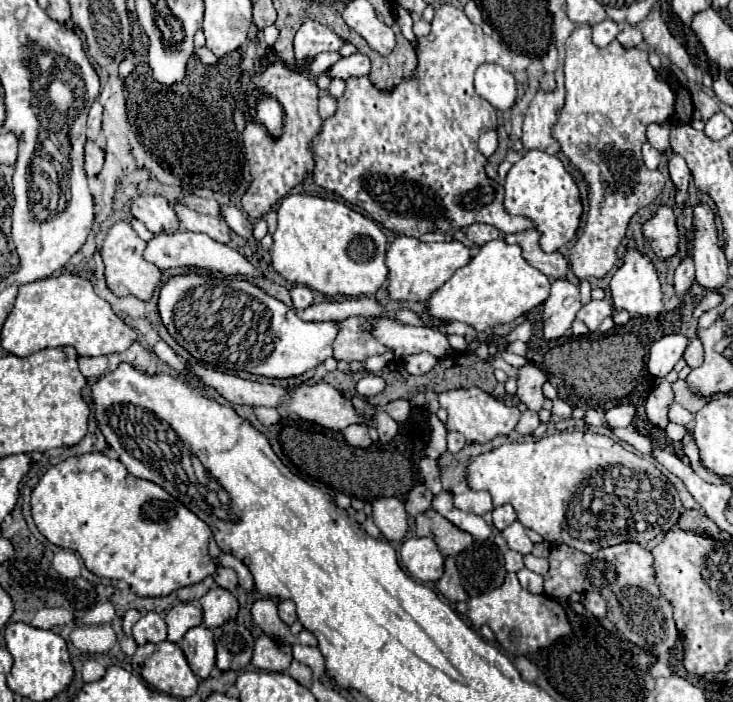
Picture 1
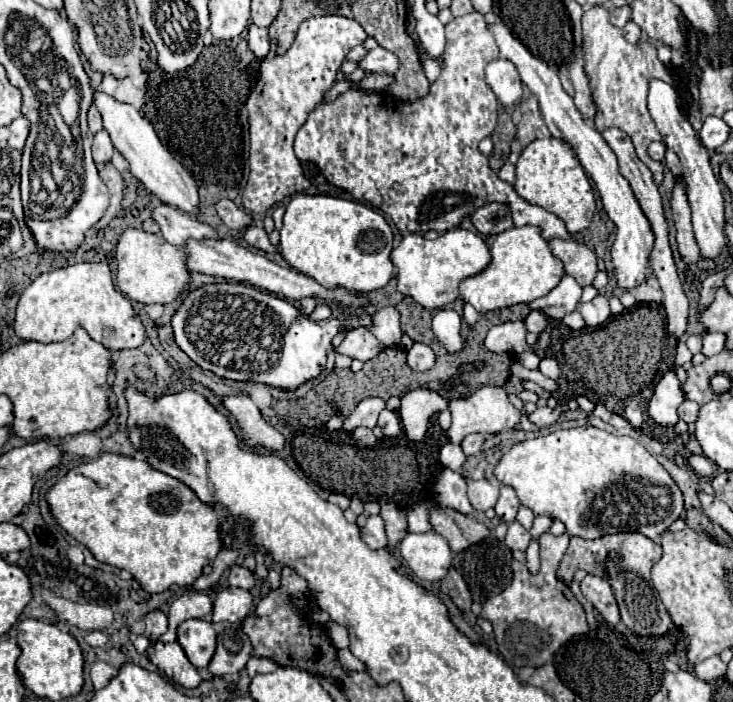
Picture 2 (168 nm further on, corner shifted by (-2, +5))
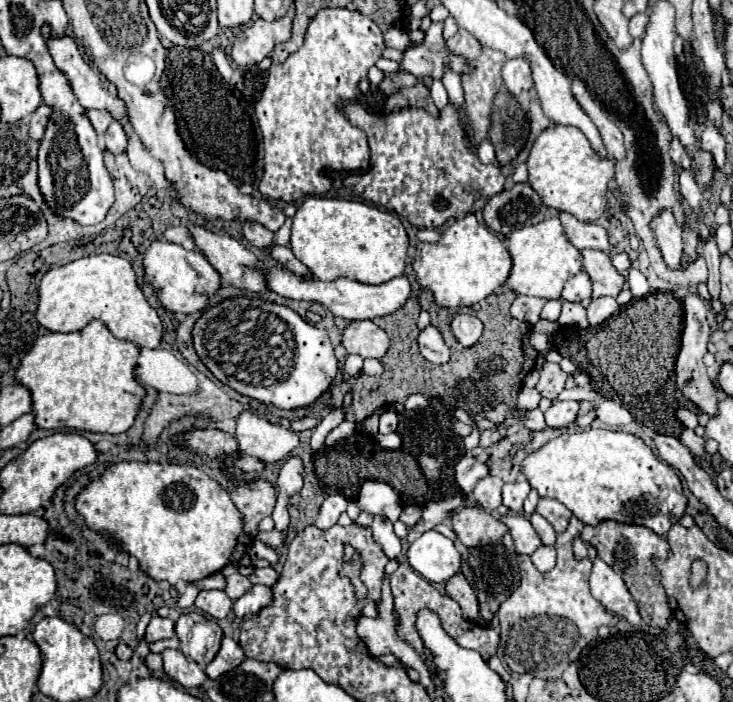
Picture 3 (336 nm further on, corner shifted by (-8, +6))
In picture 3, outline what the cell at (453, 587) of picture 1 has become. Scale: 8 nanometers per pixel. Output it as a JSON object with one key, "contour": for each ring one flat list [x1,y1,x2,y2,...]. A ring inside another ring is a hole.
{"contour":[[456,573,454,577,448,579,446,583,446,595,452,597,460,607,462,607,462,613,468,621,478,621,480,617,480,611,478,611,478,599,476,599,476,593,474,589,470,587,470,583,466,581,466,577,462,573]]}

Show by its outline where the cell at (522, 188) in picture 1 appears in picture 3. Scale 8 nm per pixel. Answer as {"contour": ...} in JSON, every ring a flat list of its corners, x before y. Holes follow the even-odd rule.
{"contour":[[554,125,538,135,528,155,528,183,540,195,542,203,556,211,566,211,574,215,578,221,596,222,607,209,606,189,610,179,614,179,614,161,602,161,590,147,586,135,576,127]]}

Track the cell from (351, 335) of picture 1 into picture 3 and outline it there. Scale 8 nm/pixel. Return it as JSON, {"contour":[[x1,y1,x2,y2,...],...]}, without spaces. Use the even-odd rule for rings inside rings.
{"contour":[[352,321,342,335,342,345,348,353,356,353,360,357,382,359,388,351,390,339,388,335,374,325,372,321]]}

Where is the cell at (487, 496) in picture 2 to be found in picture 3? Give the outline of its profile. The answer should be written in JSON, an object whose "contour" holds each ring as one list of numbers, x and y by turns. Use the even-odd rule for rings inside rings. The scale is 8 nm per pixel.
{"contour":[[484,477,478,481,472,497,478,501,478,505,486,511,494,511,502,505,502,479,500,477]]}

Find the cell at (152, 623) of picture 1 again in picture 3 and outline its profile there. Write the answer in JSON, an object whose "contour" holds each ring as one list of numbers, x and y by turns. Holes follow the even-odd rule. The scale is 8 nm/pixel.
{"contour":[[154,615,146,627,146,641,154,643,154,641,160,641,166,637,174,637,174,621,168,617]]}

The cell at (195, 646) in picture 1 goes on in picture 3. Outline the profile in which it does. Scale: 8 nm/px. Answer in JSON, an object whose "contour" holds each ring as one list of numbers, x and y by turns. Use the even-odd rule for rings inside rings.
{"contour":[[186,613,176,621,180,651,194,659,202,669,216,657,222,641,222,629,214,619,202,613]]}

